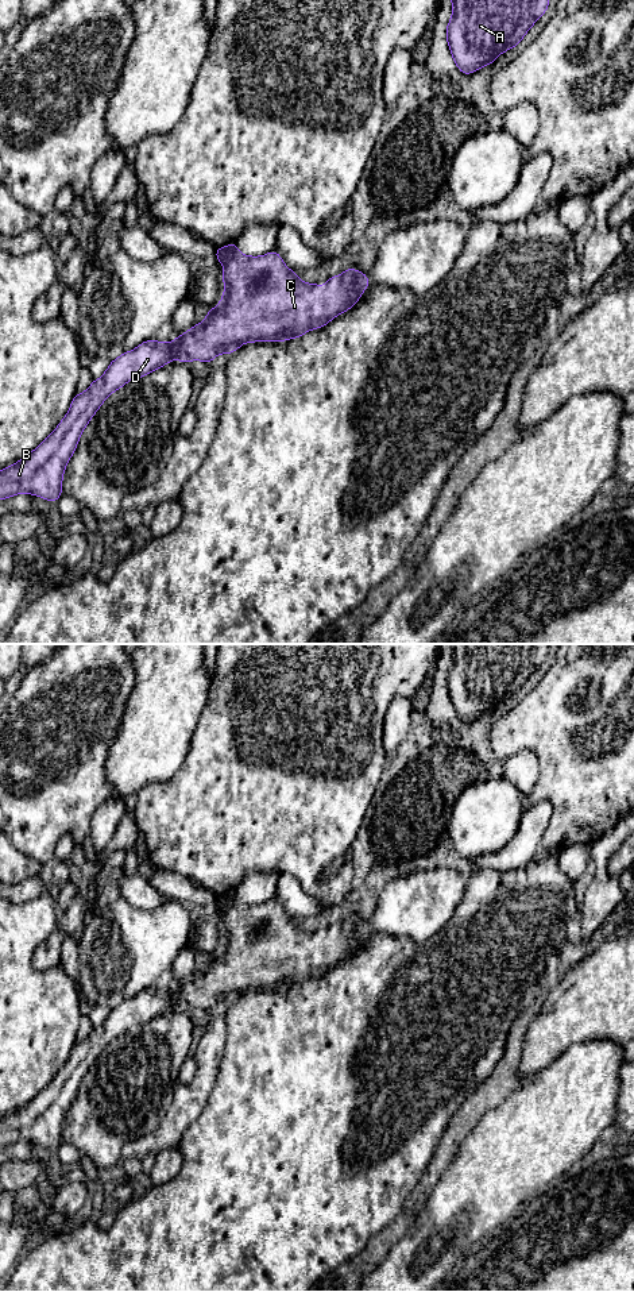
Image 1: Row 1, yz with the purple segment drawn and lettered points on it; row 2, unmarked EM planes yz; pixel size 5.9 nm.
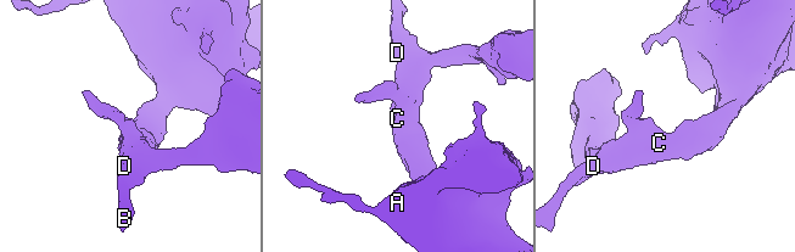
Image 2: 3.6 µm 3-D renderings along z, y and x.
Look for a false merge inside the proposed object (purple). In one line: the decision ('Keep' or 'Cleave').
Keep

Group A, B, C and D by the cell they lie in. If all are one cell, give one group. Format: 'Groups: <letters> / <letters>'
Groups: A B C D

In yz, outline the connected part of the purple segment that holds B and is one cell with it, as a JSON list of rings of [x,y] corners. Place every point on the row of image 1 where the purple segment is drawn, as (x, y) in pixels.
[[[236,243],[216,248],[216,258],[224,265],[223,281],[225,285],[219,305],[209,309],[201,324],[194,324],[192,329],[183,332],[174,342],[147,340],[112,360],[100,379],[93,379],[86,392],[74,396],[67,414],[43,443],[23,460],[0,470],[0,500],[27,493],[55,504],[62,494],[63,471],[77,448],[82,429],[104,400],[128,381],[144,377],[170,363],[171,358],[185,363],[194,359],[209,363],[220,352],[229,355],[243,343],[283,342],[299,338],[310,329],[322,328],[340,313],[351,309],[371,284],[367,274],[356,269],[348,269],[341,275],[329,277],[325,286],[304,284],[298,274],[285,266],[275,250],[263,257],[247,257],[237,250]]]

